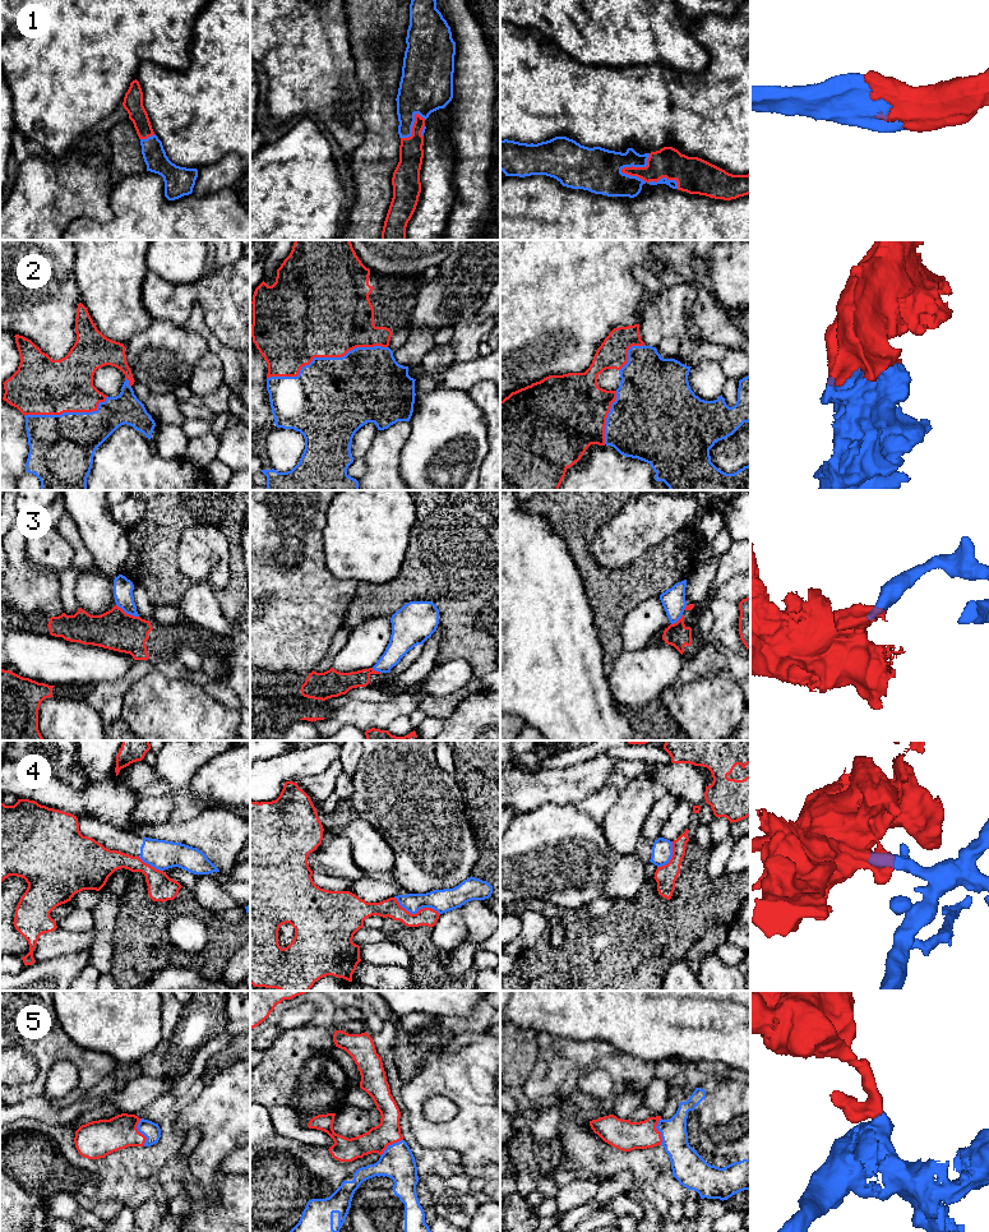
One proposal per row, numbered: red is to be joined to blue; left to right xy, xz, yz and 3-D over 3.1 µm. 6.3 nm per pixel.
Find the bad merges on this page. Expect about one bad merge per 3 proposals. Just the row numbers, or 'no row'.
3, 4

